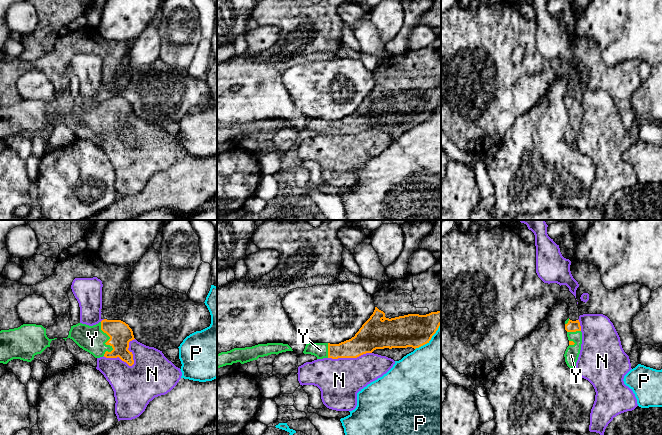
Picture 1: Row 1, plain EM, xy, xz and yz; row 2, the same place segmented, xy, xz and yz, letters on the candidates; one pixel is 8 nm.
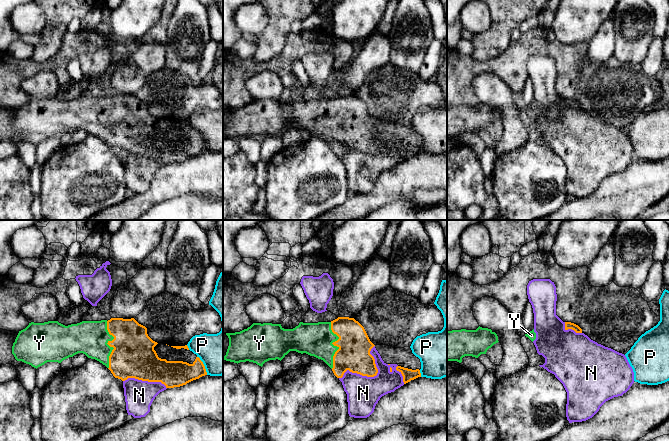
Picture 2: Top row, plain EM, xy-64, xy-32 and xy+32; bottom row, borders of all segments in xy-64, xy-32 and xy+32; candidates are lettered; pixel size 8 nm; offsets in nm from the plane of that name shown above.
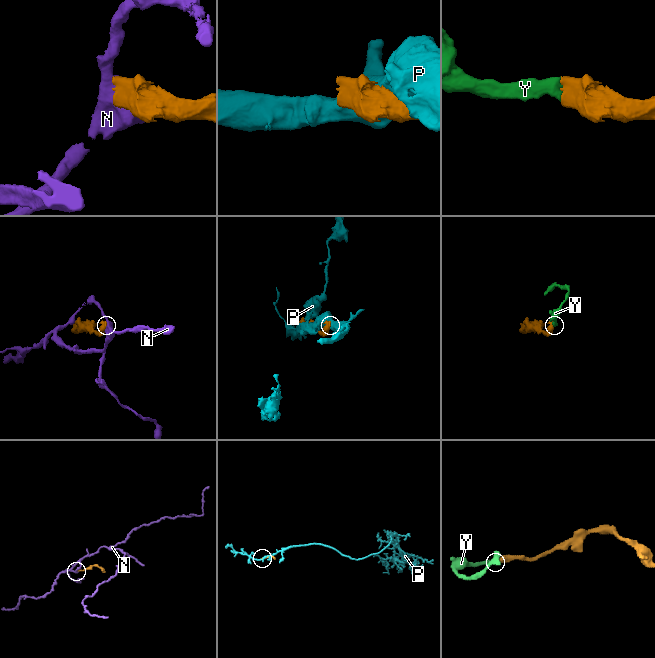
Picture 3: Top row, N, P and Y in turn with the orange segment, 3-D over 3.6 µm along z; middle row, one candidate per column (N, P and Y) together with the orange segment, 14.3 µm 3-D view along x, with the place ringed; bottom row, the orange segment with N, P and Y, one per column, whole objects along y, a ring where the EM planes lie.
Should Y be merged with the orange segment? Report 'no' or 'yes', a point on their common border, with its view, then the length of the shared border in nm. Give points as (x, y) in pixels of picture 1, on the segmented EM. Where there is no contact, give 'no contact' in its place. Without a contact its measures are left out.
yes; meets orange in xy at (106, 342); contact 280 nm long

